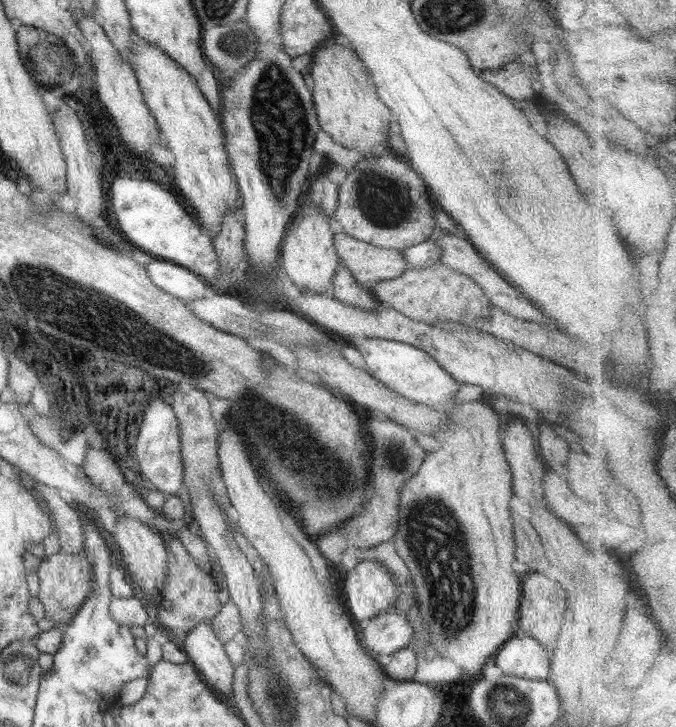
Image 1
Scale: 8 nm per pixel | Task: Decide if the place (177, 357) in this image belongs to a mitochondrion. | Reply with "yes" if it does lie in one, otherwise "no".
yes

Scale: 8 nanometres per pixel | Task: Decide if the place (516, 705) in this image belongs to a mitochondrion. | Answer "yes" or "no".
yes

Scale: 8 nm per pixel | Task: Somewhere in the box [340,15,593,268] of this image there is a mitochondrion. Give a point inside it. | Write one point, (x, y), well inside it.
(387, 201)

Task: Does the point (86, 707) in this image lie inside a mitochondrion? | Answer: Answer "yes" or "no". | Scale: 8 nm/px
no

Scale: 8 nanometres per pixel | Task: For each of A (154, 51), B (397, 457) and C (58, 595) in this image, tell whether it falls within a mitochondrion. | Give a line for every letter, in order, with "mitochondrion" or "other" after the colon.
A: other
B: mitochondrion
C: other

